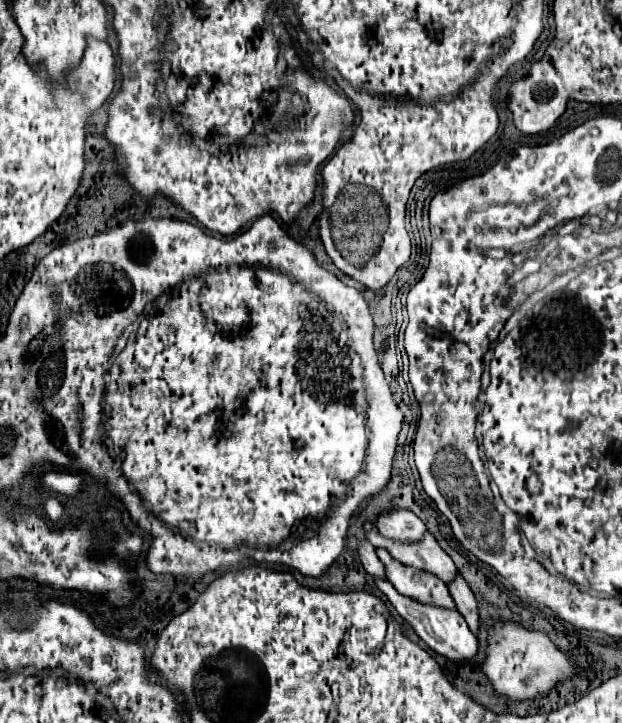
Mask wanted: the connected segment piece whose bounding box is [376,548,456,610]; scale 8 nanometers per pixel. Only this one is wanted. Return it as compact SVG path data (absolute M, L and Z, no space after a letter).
M376 548L376 550L378 550L376 552L378 558L386 566L388 580L392 582L392 586L400 594L404 594L404 596L408 596L408 598L412 598L412 600L416 600L420 604L456 610L456 604L454 604L448 588L444 586L444 582L440 578L436 578L436 576L432 576L428 572L420 572L416 568L402 566L400 562L392 560L388 556L388 550L384 550L384 548Z

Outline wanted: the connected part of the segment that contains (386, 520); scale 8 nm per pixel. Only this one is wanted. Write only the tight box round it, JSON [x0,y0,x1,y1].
[378,510,424,542]

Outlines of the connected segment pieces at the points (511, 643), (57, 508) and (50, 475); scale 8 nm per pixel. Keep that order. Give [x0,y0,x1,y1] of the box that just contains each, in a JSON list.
[[480,622,576,700],[44,498,64,524],[42,472,82,496]]

